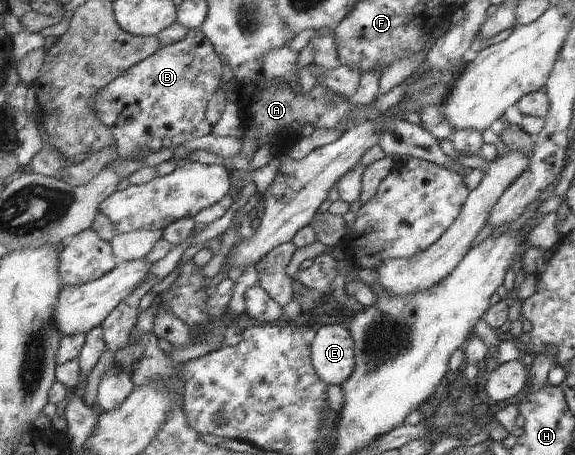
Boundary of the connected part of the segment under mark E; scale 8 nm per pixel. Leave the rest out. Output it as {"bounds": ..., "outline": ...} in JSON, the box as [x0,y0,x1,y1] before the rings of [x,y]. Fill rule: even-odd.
{"bounds":[311,322,357,386],"outline":[[[323,322],[311,347],[317,374],[330,385],[341,386],[357,366],[356,344],[352,332],[339,324]]]}

